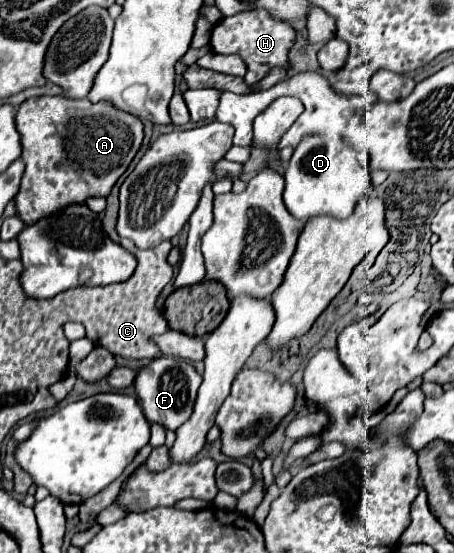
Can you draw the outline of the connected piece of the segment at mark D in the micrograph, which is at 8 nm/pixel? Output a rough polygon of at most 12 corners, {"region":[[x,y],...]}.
{"region":[[306,137],[284,177],[300,221],[346,219],[370,185],[356,151]]}

